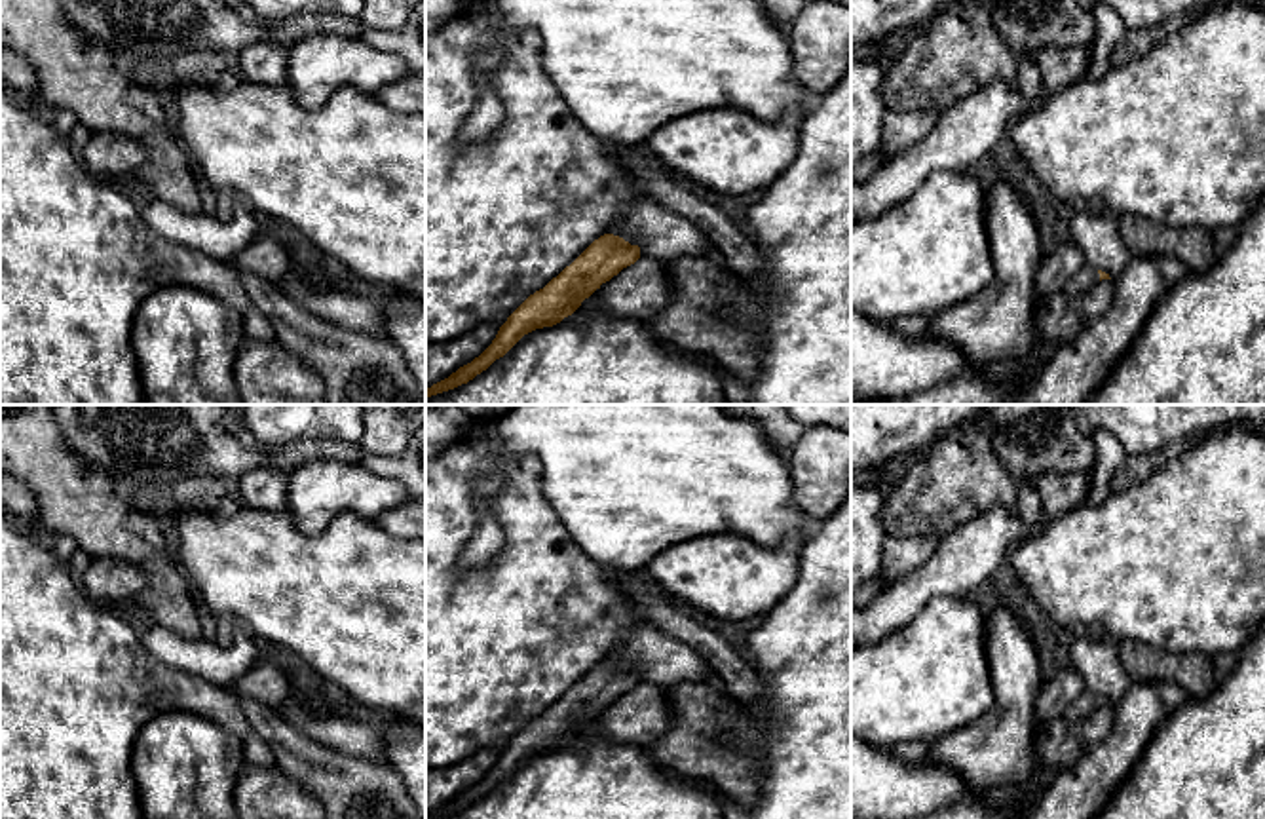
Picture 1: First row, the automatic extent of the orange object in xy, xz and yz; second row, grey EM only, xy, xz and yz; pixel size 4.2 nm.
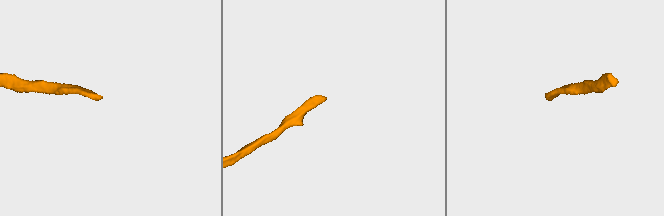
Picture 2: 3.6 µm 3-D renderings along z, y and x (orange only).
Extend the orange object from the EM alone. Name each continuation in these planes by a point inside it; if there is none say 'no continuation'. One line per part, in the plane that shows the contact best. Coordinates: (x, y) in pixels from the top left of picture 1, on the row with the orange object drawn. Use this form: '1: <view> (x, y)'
1: yz (1087, 278)

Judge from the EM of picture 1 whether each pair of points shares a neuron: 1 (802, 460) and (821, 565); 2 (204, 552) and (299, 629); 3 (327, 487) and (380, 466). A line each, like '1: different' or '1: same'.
1: different
2: same
3: different

